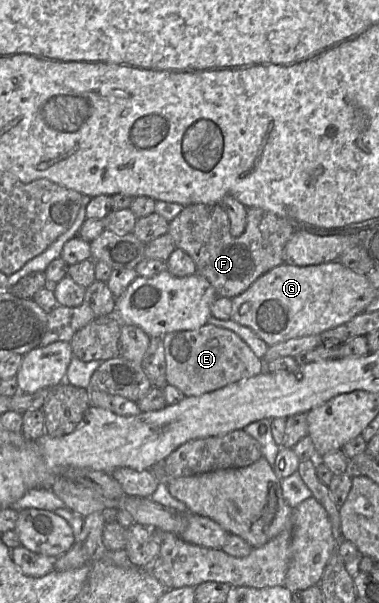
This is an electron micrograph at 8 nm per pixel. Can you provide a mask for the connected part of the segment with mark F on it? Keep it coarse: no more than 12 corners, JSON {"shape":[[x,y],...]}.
{"shape":[[220,204],[184,206],[176,248],[232,299],[284,263],[295,228],[247,208],[234,237]]}

